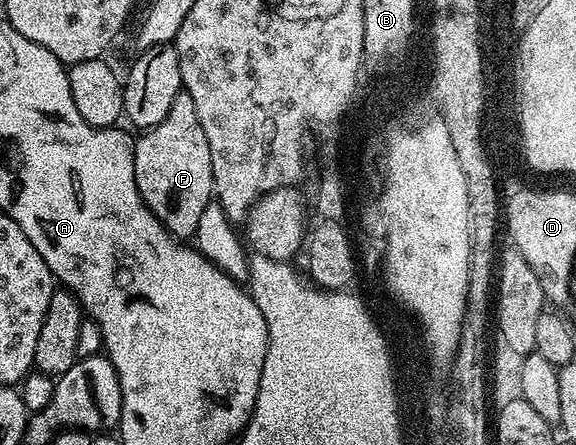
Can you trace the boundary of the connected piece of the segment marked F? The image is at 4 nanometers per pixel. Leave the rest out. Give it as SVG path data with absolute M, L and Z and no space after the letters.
M185 91L178 93L168 115L135 140L134 170L138 194L171 237L193 238L196 223L200 223L200 214L214 197L214 176L208 139L204 136L204 127L200 127L192 95Z

